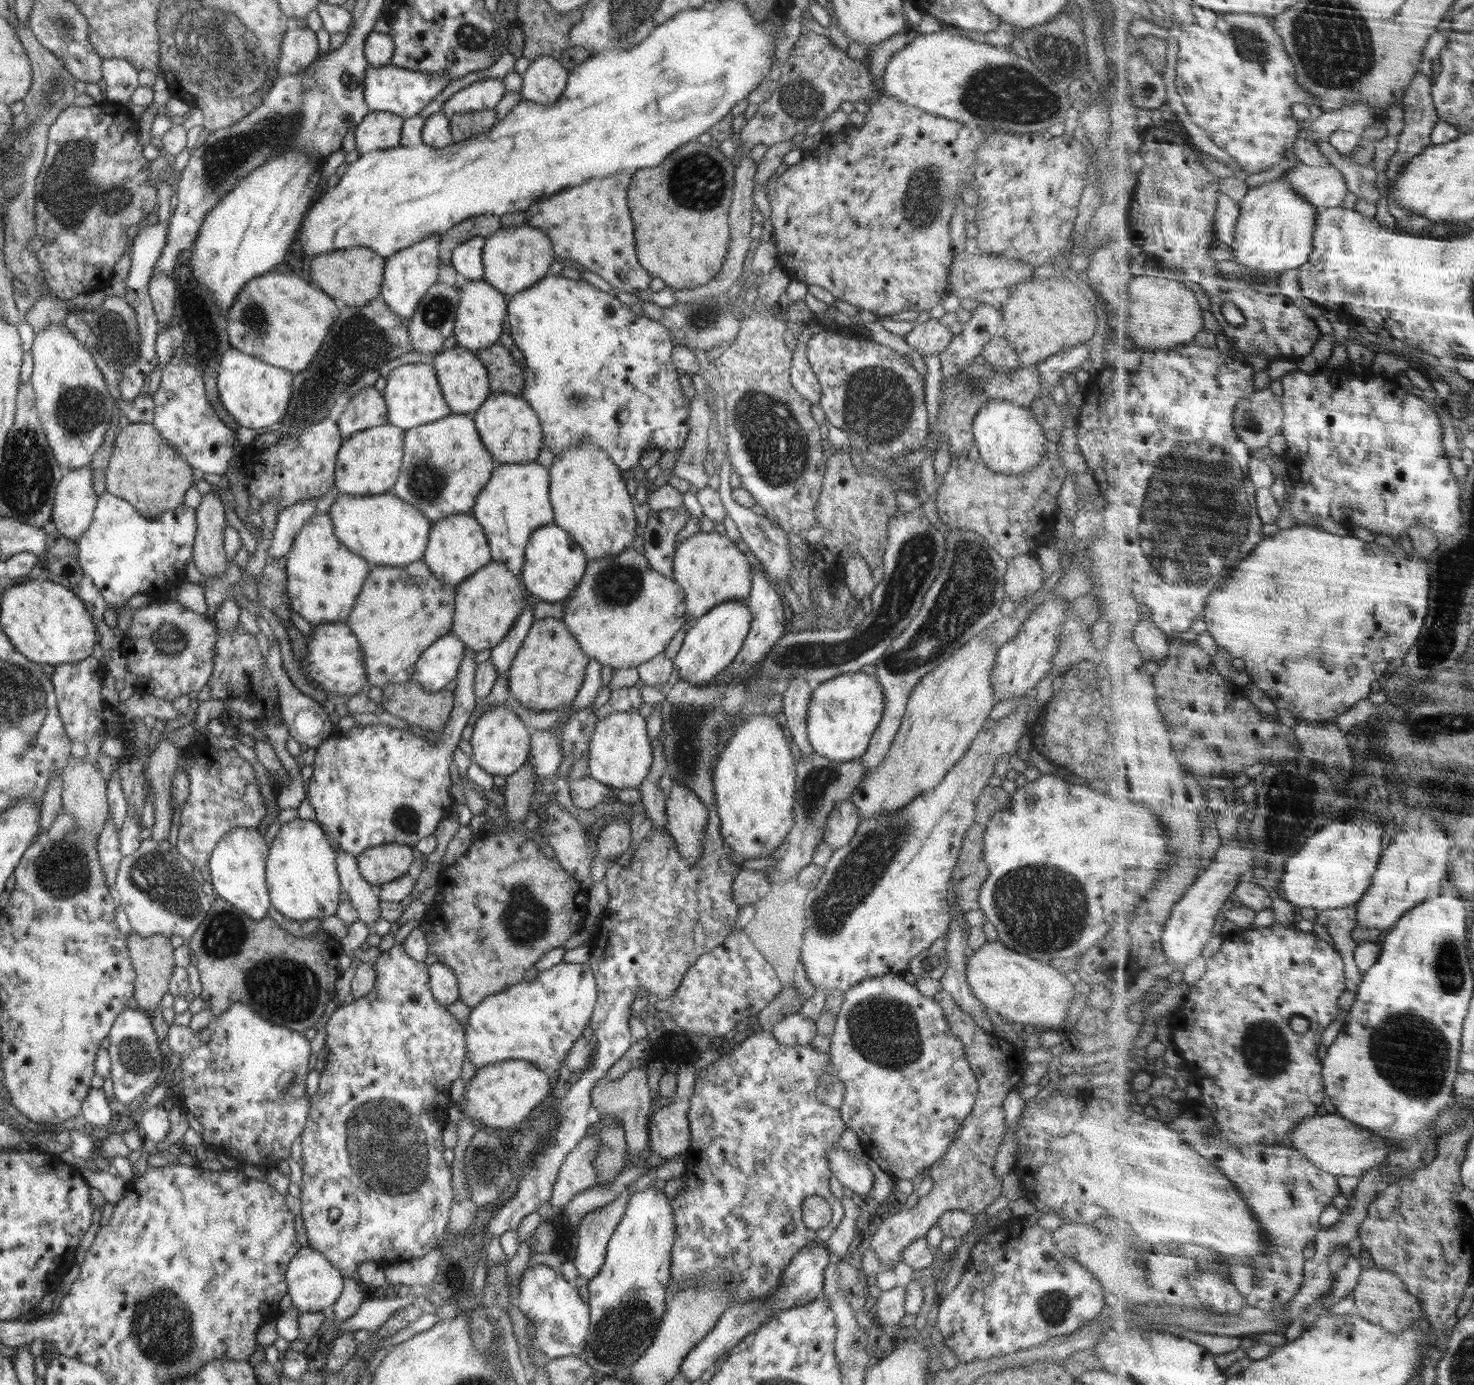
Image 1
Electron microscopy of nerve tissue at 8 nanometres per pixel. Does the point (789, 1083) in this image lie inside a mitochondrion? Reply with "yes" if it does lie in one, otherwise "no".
yes

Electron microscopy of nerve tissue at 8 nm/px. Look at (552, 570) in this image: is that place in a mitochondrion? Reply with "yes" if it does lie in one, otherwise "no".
no

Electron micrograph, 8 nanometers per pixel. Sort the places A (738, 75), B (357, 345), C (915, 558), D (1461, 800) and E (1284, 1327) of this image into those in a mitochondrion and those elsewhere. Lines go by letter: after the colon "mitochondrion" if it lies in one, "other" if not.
A: other
B: mitochondrion
C: mitochondrion
D: mitochondrion
E: other

